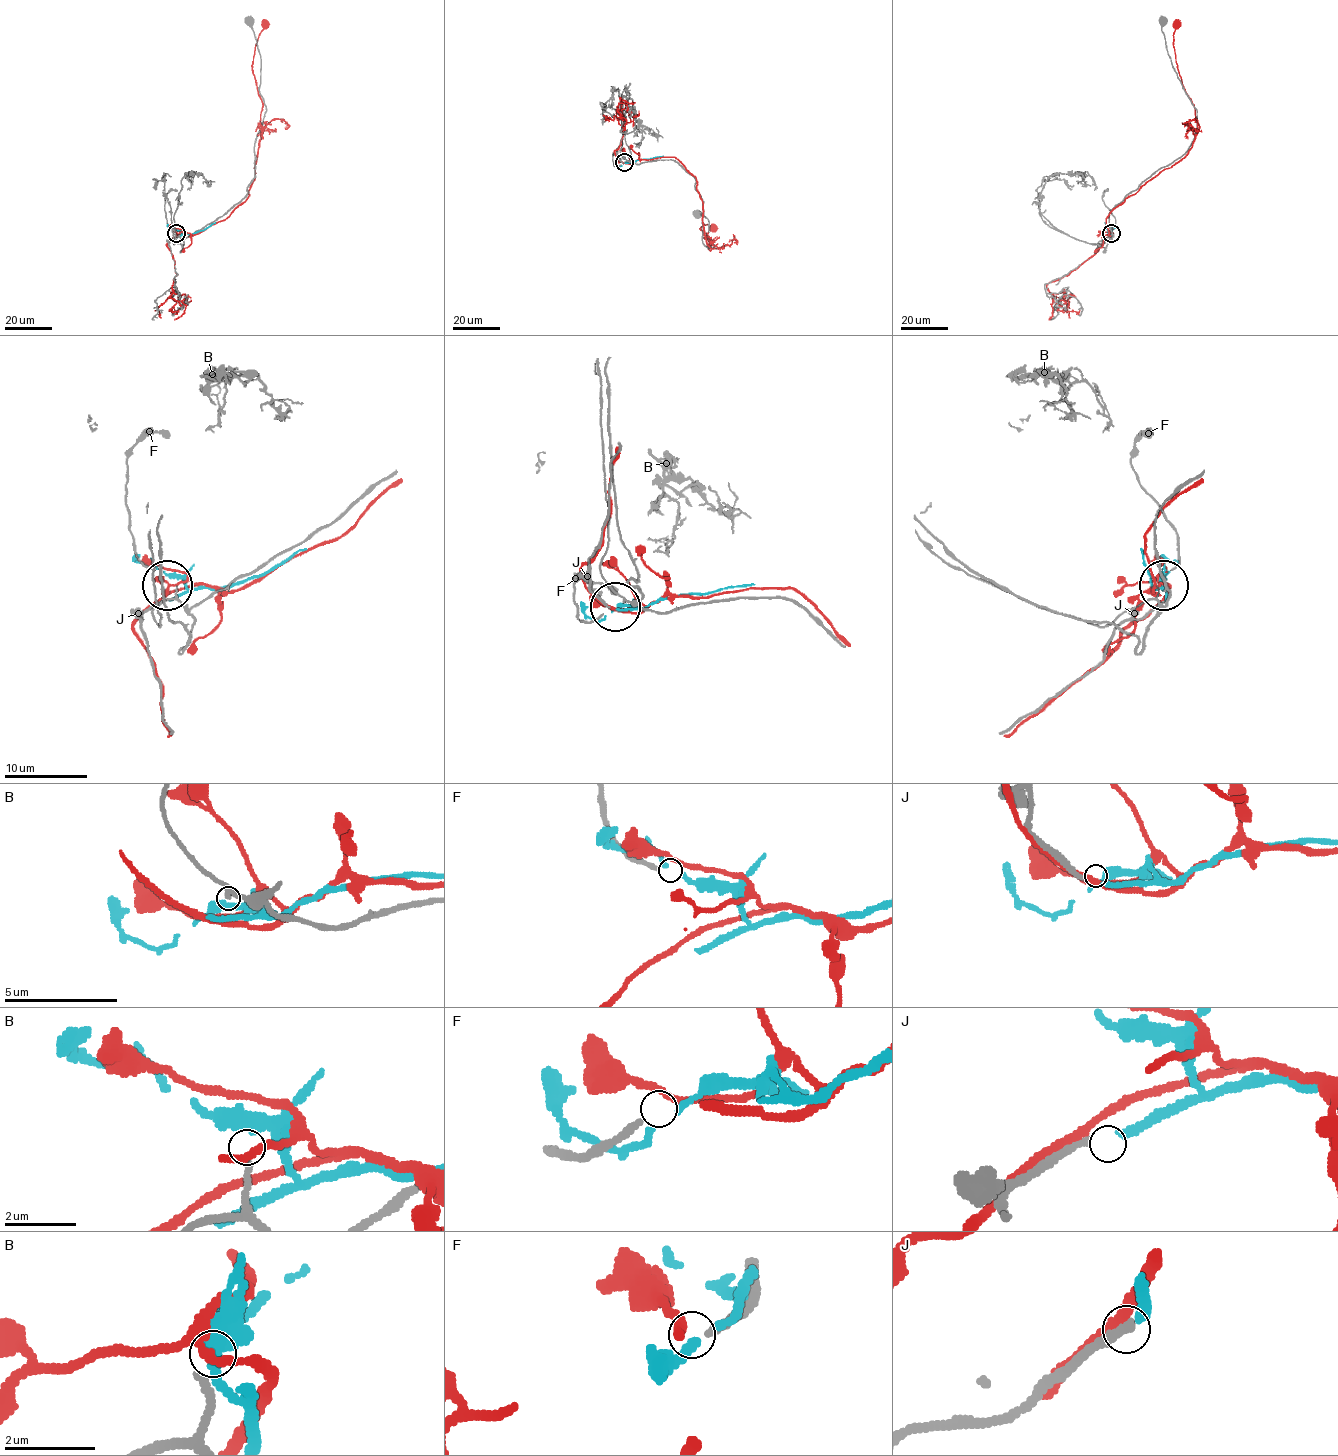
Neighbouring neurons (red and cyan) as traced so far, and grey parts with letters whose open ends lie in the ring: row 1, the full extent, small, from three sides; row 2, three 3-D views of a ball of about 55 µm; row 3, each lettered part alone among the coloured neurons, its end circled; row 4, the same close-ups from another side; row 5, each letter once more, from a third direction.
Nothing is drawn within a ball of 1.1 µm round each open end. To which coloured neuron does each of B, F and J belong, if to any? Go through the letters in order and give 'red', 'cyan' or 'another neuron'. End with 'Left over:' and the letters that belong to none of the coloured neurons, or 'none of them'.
B: another neuron
F: another neuron
J: cyan
Left over: B, F

